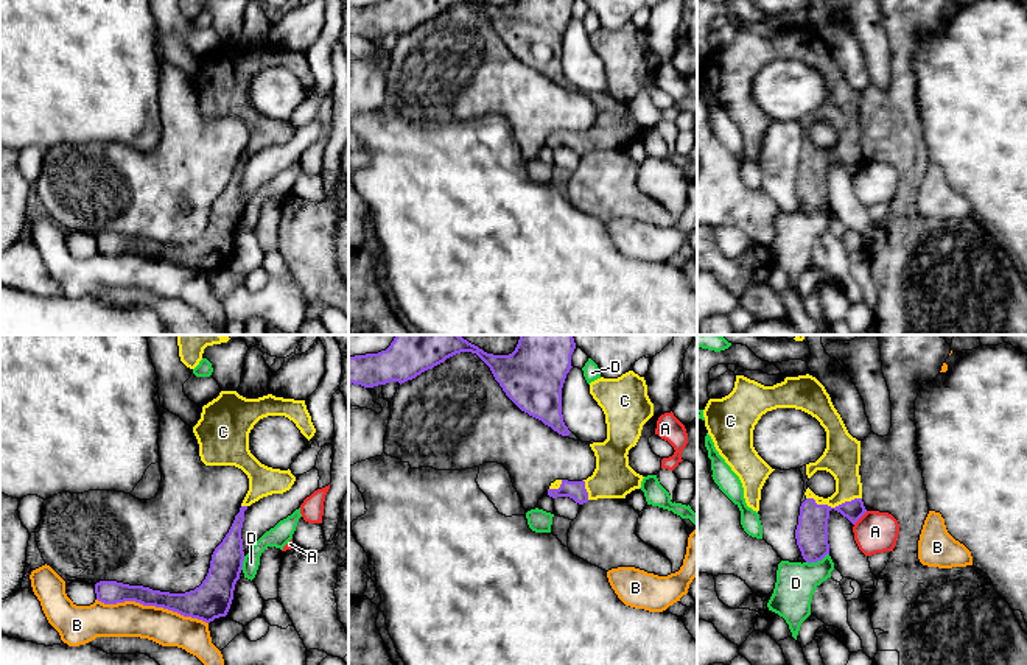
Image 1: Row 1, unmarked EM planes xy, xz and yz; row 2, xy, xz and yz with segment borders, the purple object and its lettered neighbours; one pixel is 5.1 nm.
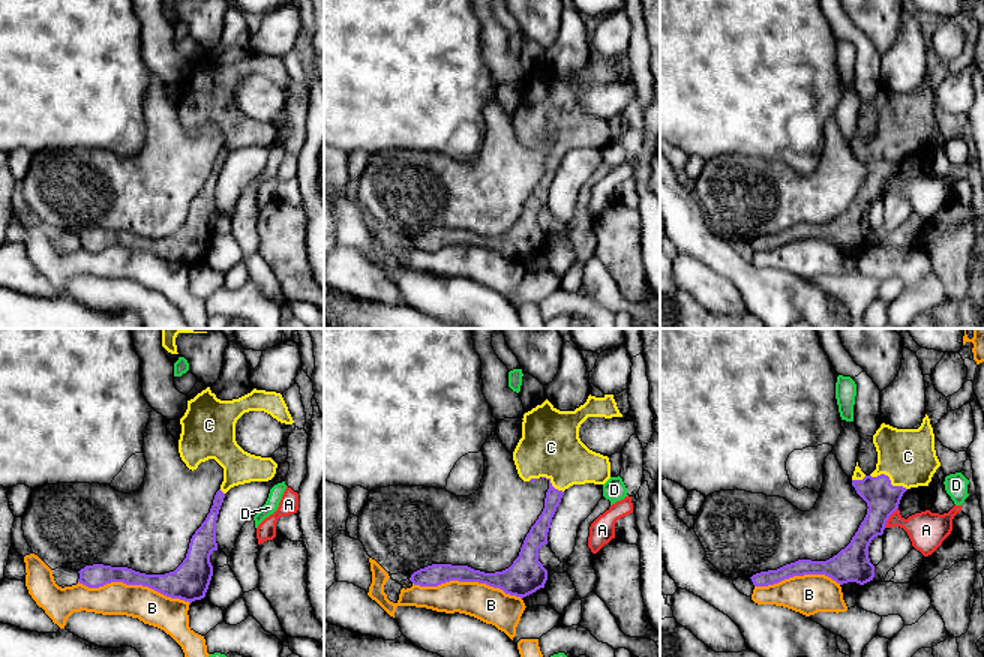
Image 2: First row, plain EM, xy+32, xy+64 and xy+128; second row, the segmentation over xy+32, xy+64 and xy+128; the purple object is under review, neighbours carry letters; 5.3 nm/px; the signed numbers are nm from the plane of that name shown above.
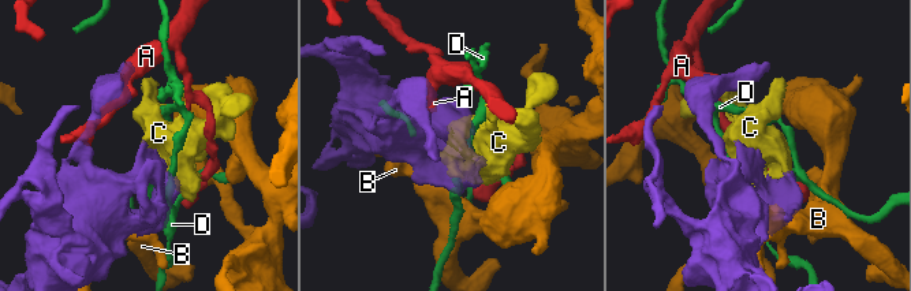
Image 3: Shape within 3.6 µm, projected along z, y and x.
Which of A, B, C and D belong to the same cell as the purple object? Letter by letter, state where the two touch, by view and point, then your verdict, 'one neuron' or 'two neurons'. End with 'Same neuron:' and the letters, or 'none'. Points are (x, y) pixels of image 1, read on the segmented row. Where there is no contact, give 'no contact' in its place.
A: meets purple in yz at (859, 517); two neurons
B: meets purple in xy at (153, 605); two neurons
C: meets purple in yz at (833, 508); one neuron
D: meets purple in yz at (817, 559); two neurons
Same neuron: C

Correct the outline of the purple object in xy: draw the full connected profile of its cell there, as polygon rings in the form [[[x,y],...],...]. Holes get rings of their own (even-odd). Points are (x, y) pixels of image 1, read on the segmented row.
[[[221,391],[216,399],[204,405],[201,419],[193,427],[199,444],[199,456],[205,466],[235,466],[249,478],[249,491],[240,512],[223,542],[215,548],[202,584],[185,593],[170,593],[143,586],[100,581],[95,584],[98,601],[104,604],[135,601],[205,623],[227,615],[244,561],[241,539],[244,511],[263,497],[289,491],[296,481],[289,469],[268,467],[249,450],[251,430],[260,419],[268,416],[288,417],[308,441],[316,433],[305,400],[283,399],[272,394],[246,399],[237,391]]]

